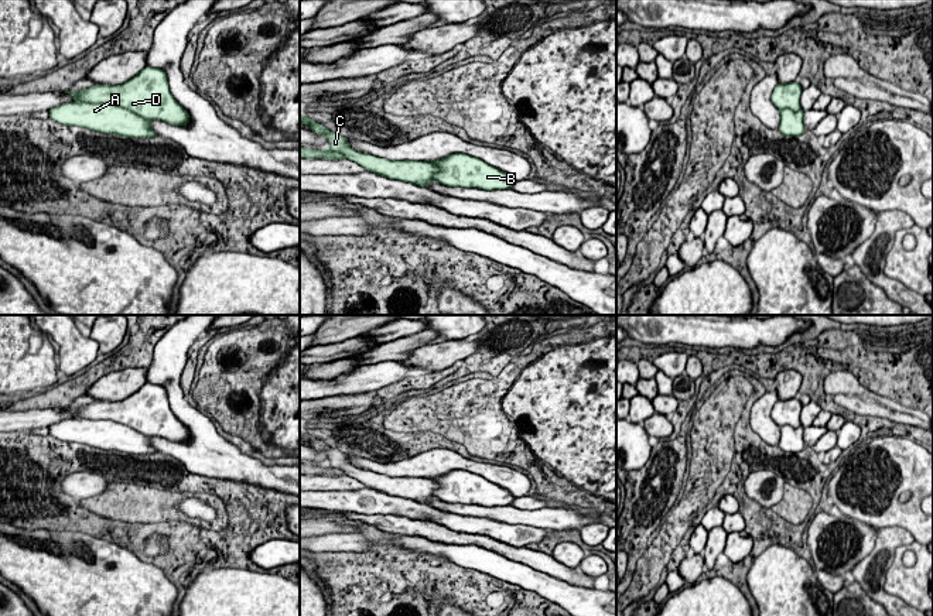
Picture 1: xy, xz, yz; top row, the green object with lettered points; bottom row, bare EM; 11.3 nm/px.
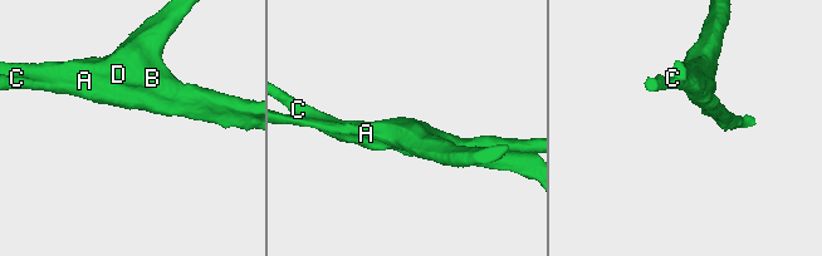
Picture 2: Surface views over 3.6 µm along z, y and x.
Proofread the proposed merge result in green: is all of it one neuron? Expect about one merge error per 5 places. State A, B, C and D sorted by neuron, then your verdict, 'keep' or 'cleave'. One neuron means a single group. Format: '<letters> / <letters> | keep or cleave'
A C / B D | cleave

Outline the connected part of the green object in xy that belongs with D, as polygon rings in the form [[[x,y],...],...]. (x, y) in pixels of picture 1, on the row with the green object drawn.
[[[144,66],[122,85],[95,85],[82,90],[65,90],[76,102],[110,103],[147,120],[189,126],[189,113],[171,95],[165,69]]]

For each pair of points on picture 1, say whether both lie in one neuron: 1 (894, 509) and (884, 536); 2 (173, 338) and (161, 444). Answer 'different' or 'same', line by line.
1: different
2: same

